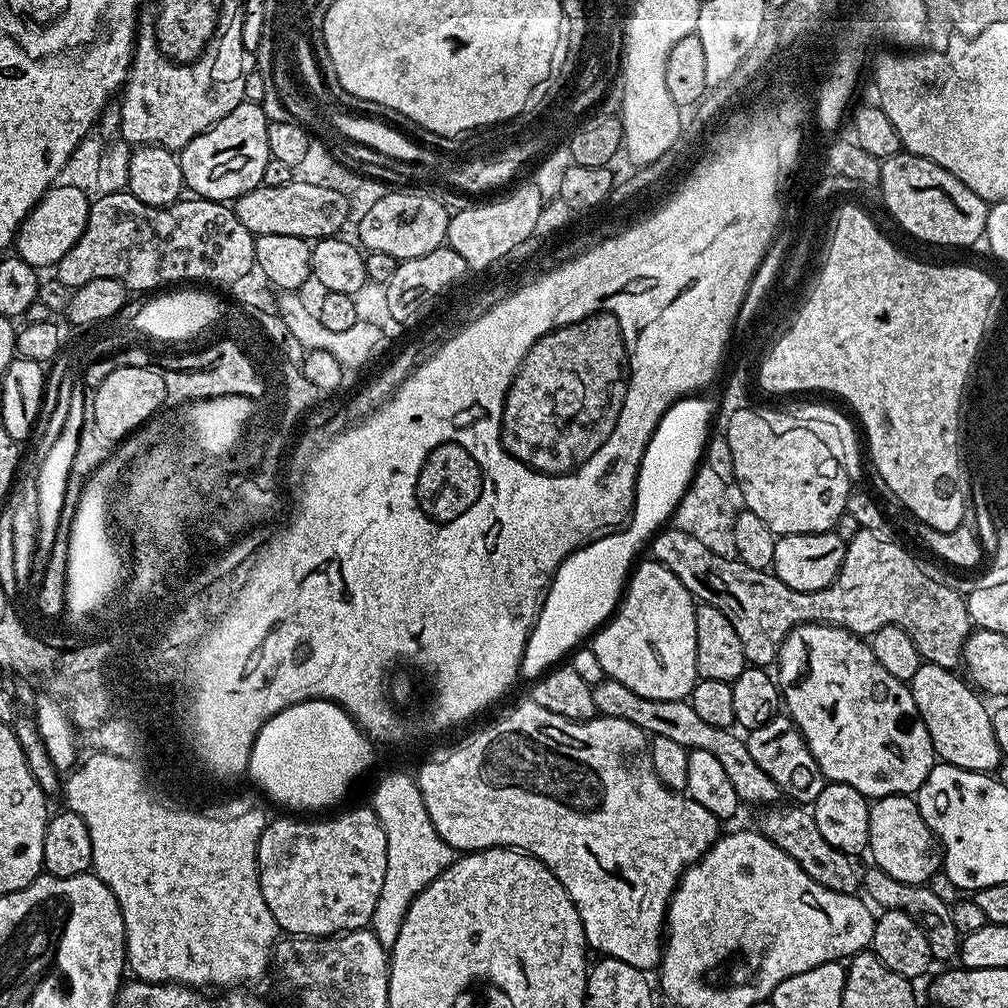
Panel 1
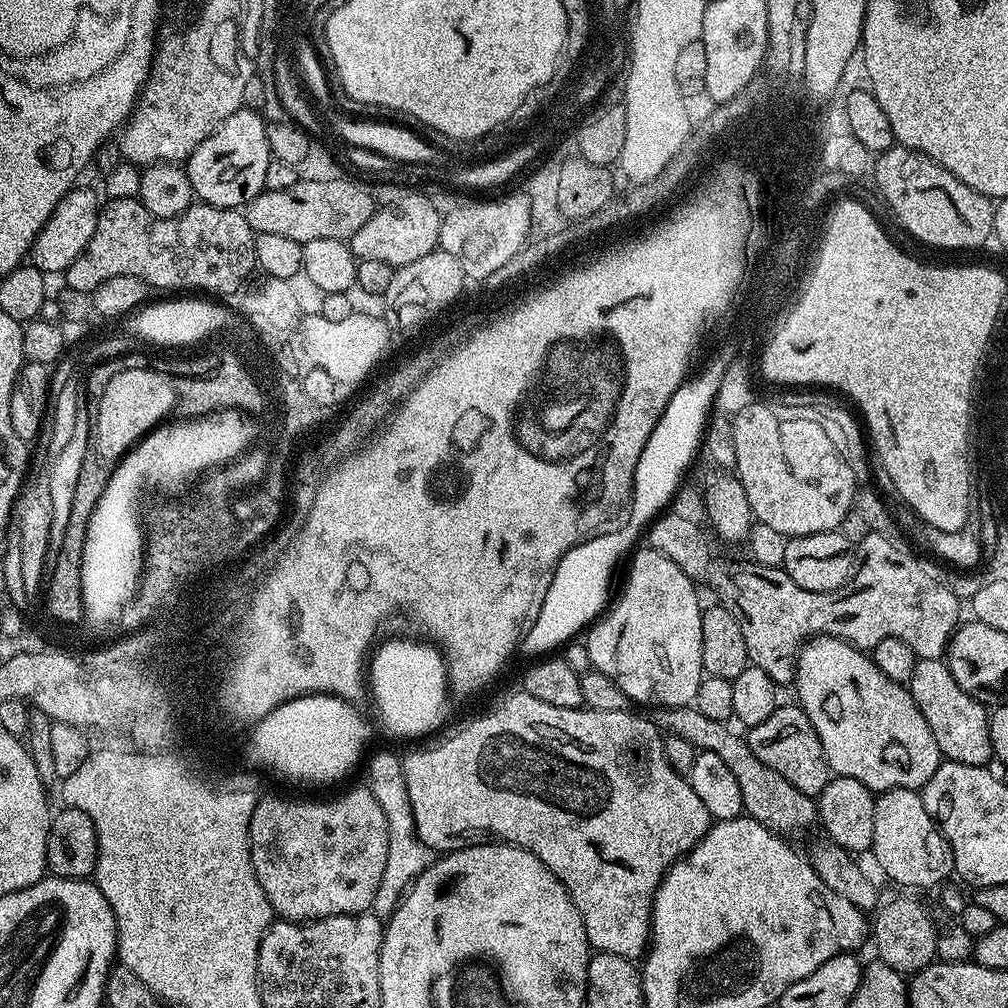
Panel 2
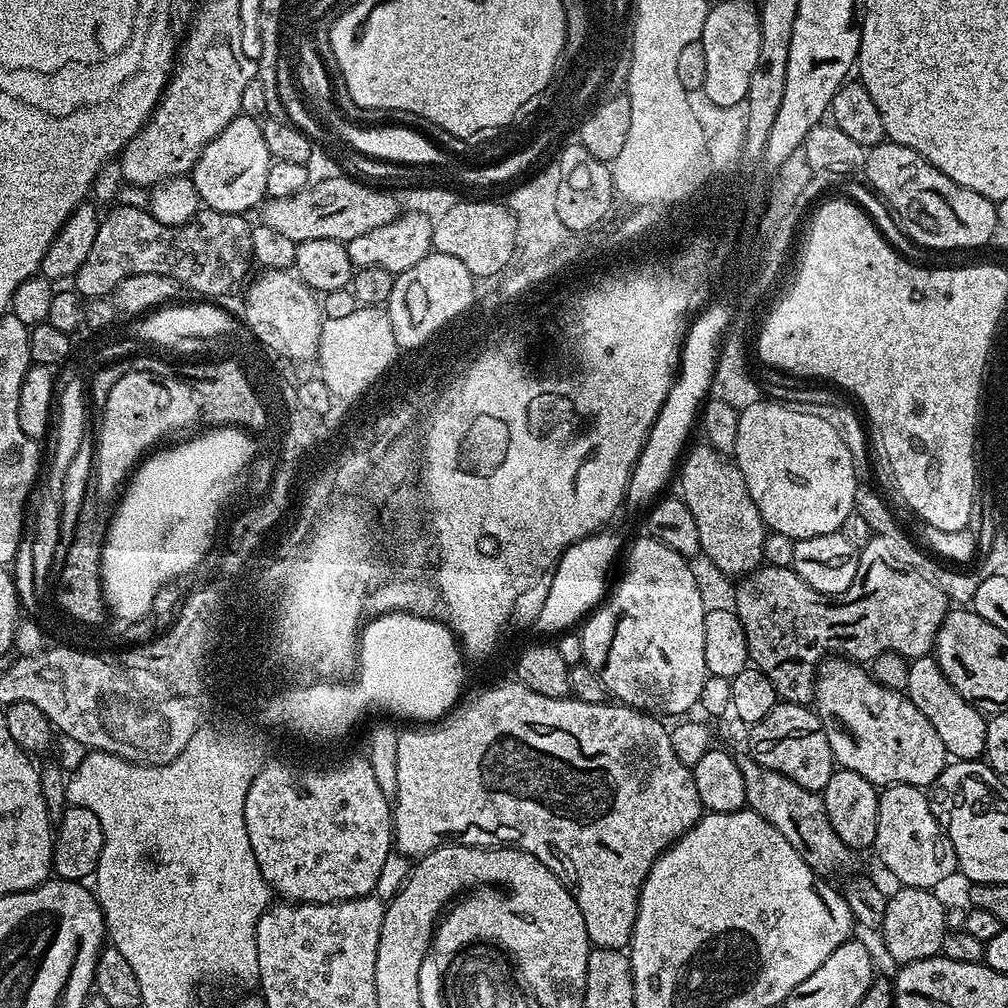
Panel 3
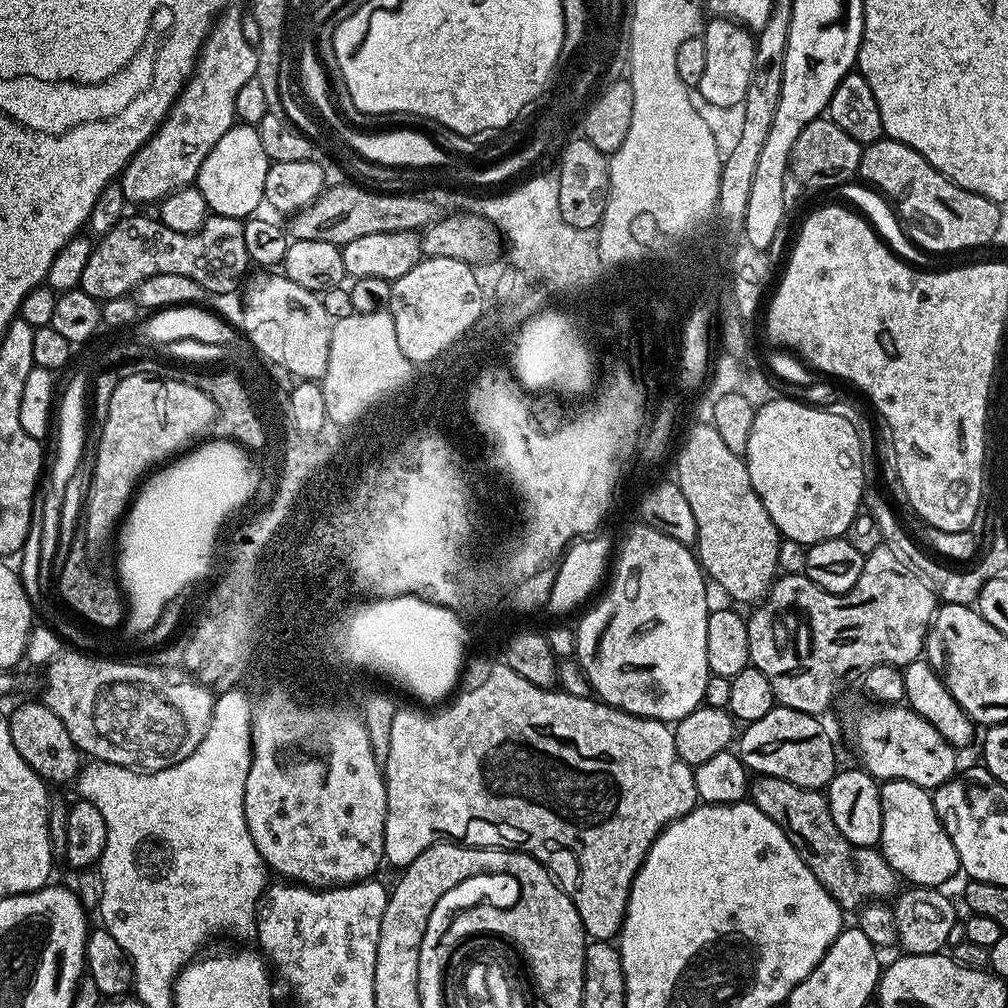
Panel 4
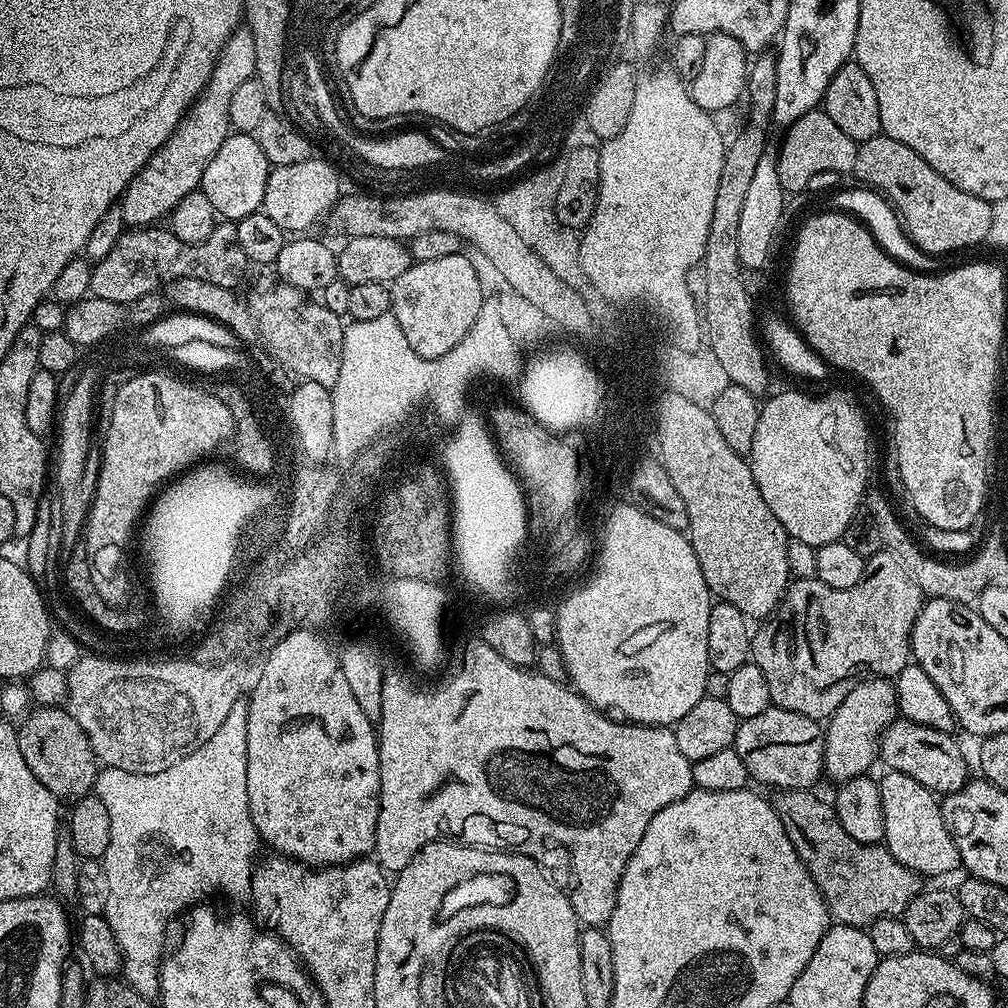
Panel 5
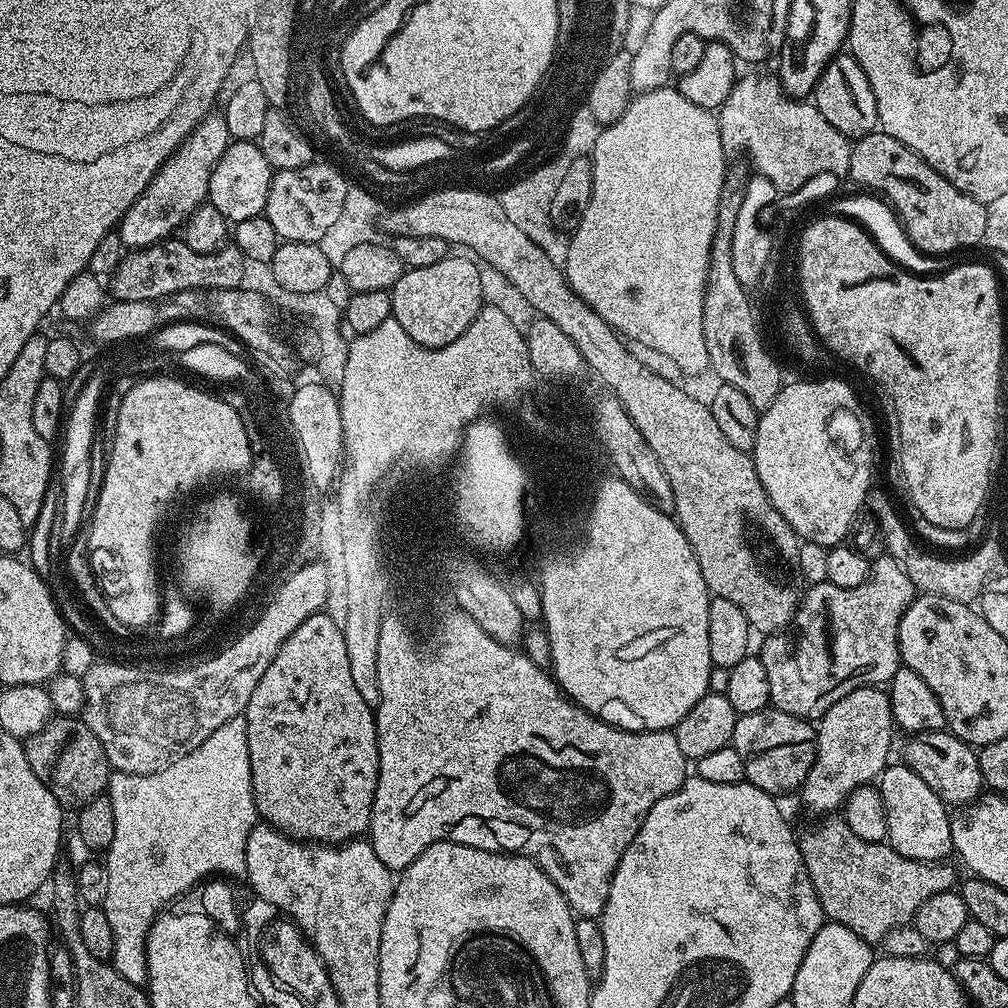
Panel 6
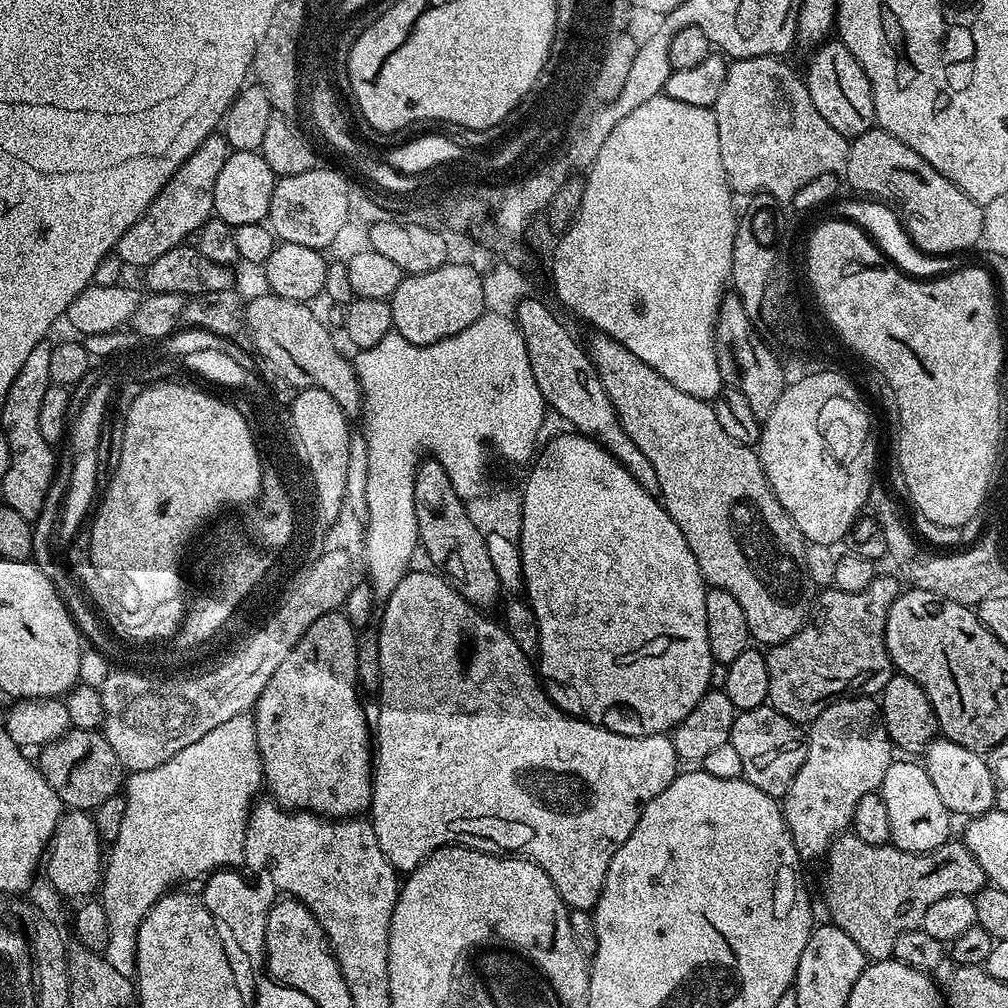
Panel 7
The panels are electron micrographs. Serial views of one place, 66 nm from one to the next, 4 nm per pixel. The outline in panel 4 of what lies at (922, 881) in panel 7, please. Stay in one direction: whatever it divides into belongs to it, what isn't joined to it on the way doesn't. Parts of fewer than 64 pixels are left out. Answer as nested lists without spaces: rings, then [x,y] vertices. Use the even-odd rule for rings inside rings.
[[[757,775],[750,784],[750,800],[762,814],[766,814],[766,818],[782,826],[786,838],[790,838],[806,866],[810,866],[814,878],[822,882],[825,890],[840,903],[841,909],[856,910],[869,902],[888,898],[884,896],[891,897],[897,891],[898,877],[884,855],[876,848],[854,846],[838,830],[823,791],[794,786],[794,782],[786,782],[786,778]]]

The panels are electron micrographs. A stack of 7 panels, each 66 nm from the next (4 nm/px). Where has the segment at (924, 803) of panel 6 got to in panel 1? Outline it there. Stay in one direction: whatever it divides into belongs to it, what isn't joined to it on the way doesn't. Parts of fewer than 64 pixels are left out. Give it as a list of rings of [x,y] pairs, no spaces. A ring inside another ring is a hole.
[[[911,795],[881,796],[870,804],[870,834],[867,851],[872,852],[871,863],[898,882],[927,885],[928,879],[941,871],[942,853],[930,826],[922,818]]]

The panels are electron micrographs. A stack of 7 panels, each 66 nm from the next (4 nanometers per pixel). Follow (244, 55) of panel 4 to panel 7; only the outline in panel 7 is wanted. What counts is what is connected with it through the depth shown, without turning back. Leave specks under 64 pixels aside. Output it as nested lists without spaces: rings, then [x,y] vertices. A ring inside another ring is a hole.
[[[213,134],[198,146],[198,150],[194,150],[194,154],[190,154],[190,158],[186,158],[184,165],[168,179],[168,185],[158,198],[154,198],[146,214],[142,214],[142,218],[138,218],[138,222],[134,222],[116,244],[115,255],[124,265],[129,269],[143,270],[162,258],[162,254],[181,247],[187,236],[192,238],[199,233],[201,226],[213,215],[214,182],[218,182],[218,173],[222,166],[226,166],[229,154],[230,147],[223,135]]]

